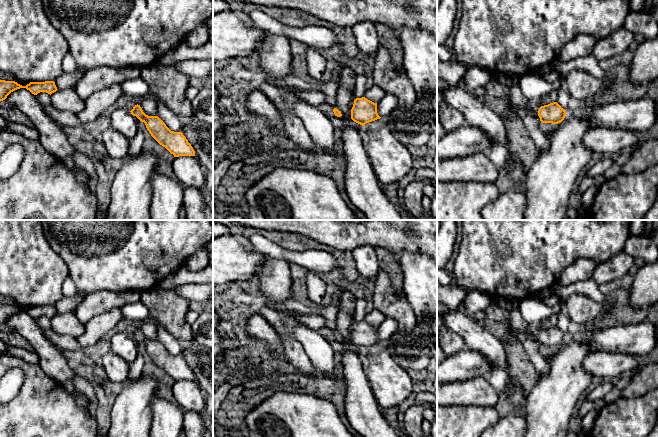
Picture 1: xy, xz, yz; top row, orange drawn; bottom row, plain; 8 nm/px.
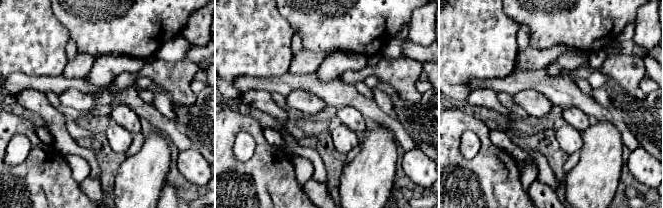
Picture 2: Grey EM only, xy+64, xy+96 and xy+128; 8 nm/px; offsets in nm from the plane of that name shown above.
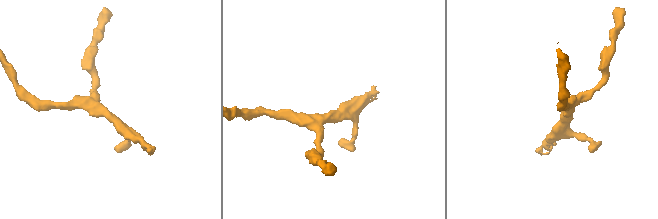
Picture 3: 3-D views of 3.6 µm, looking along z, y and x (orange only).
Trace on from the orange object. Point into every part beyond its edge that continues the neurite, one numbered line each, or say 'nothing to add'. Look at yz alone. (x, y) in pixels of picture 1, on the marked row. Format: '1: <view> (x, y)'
nothing to add

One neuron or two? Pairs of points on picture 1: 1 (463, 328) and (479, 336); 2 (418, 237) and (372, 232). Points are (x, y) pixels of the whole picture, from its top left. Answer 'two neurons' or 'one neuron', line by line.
1: one neuron
2: one neuron

